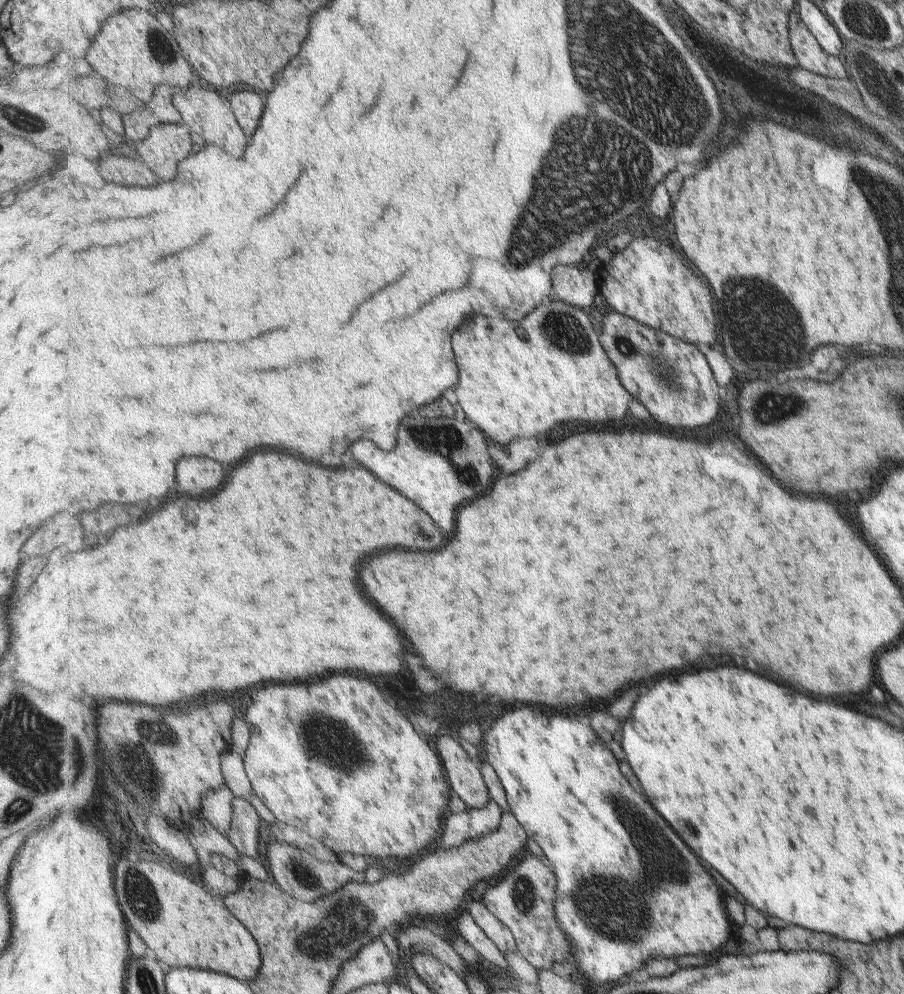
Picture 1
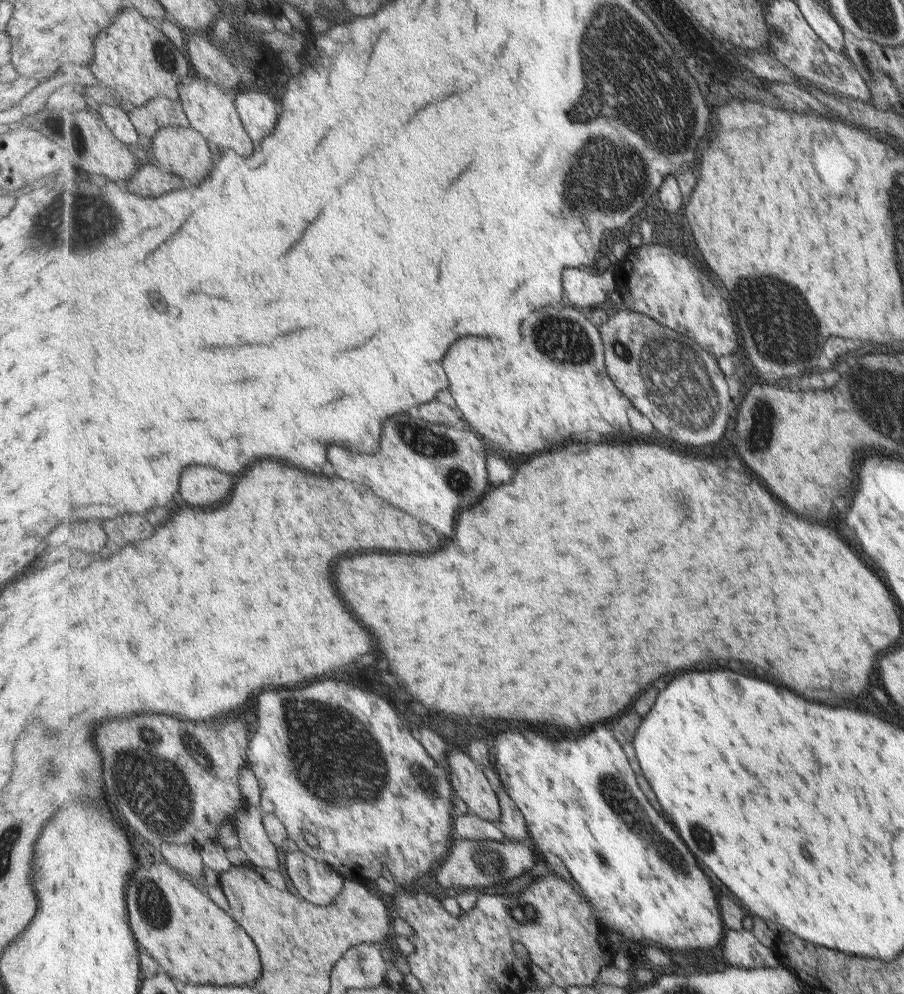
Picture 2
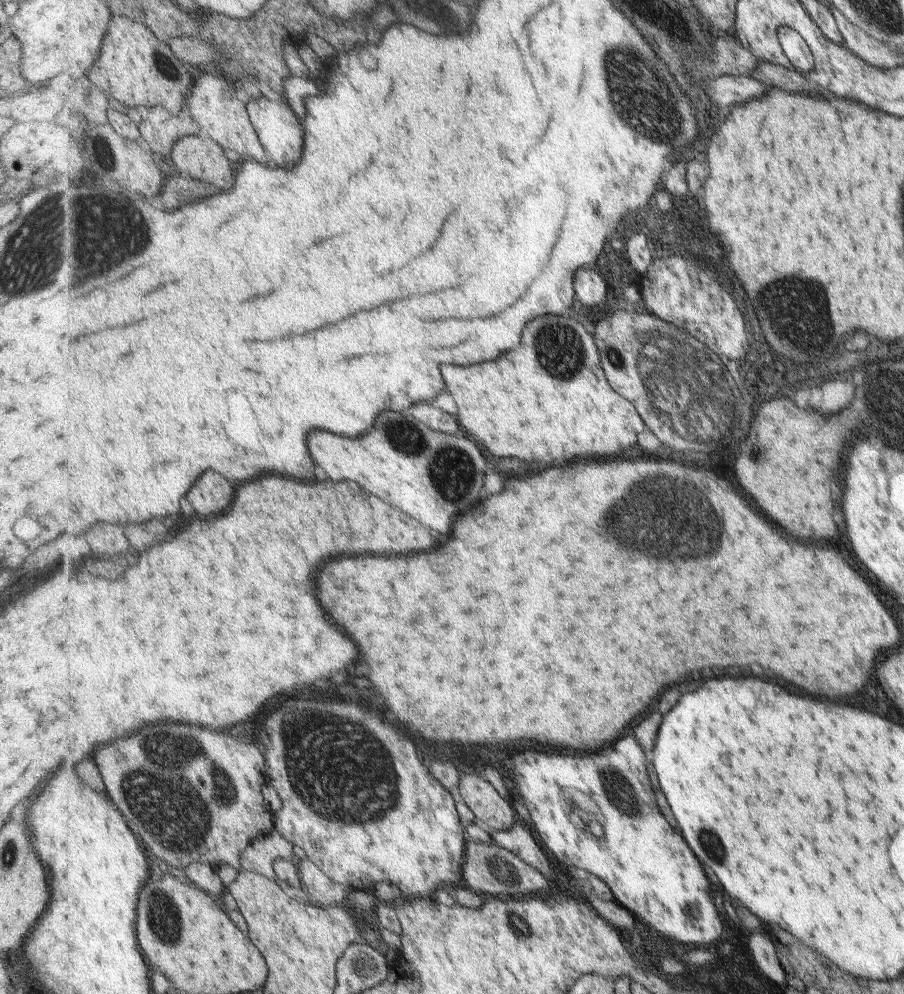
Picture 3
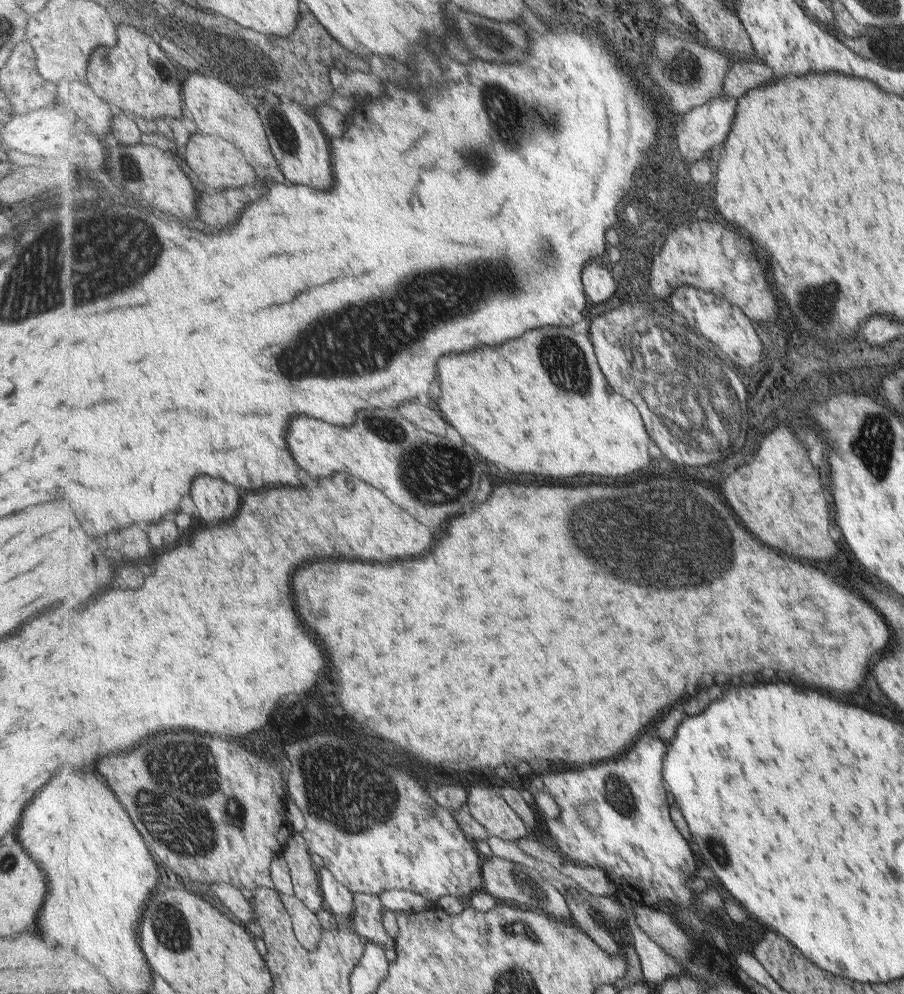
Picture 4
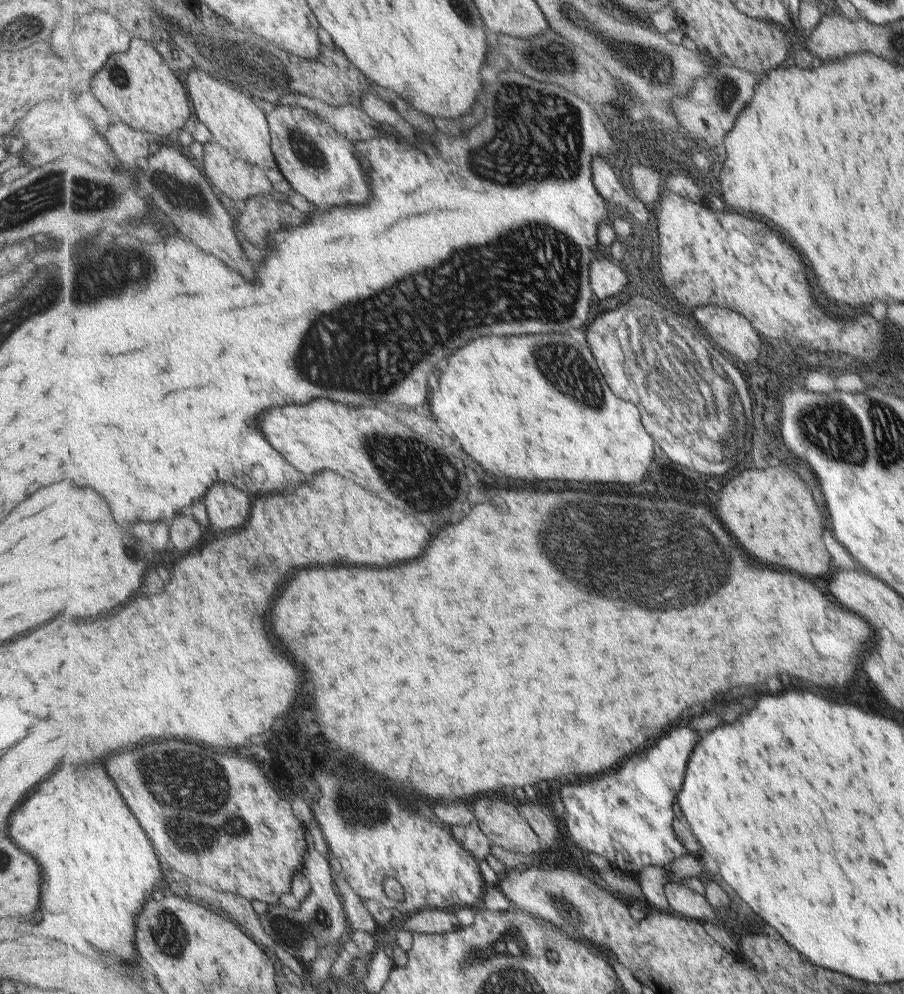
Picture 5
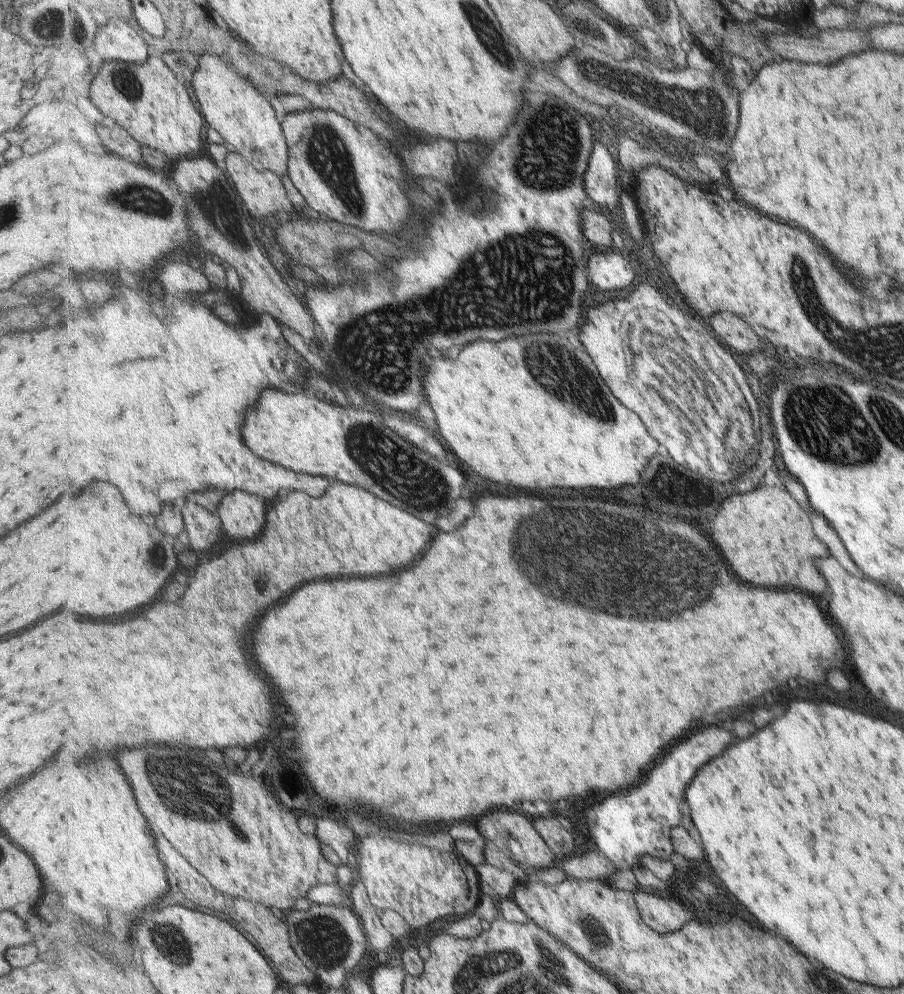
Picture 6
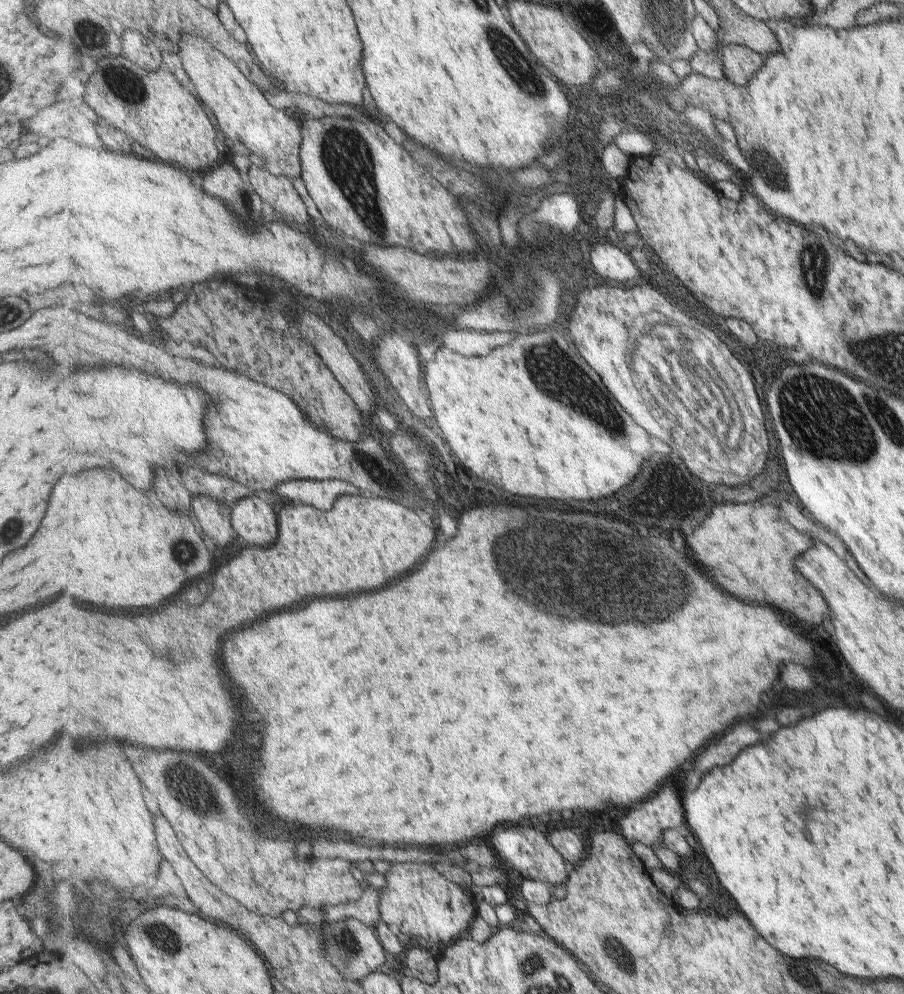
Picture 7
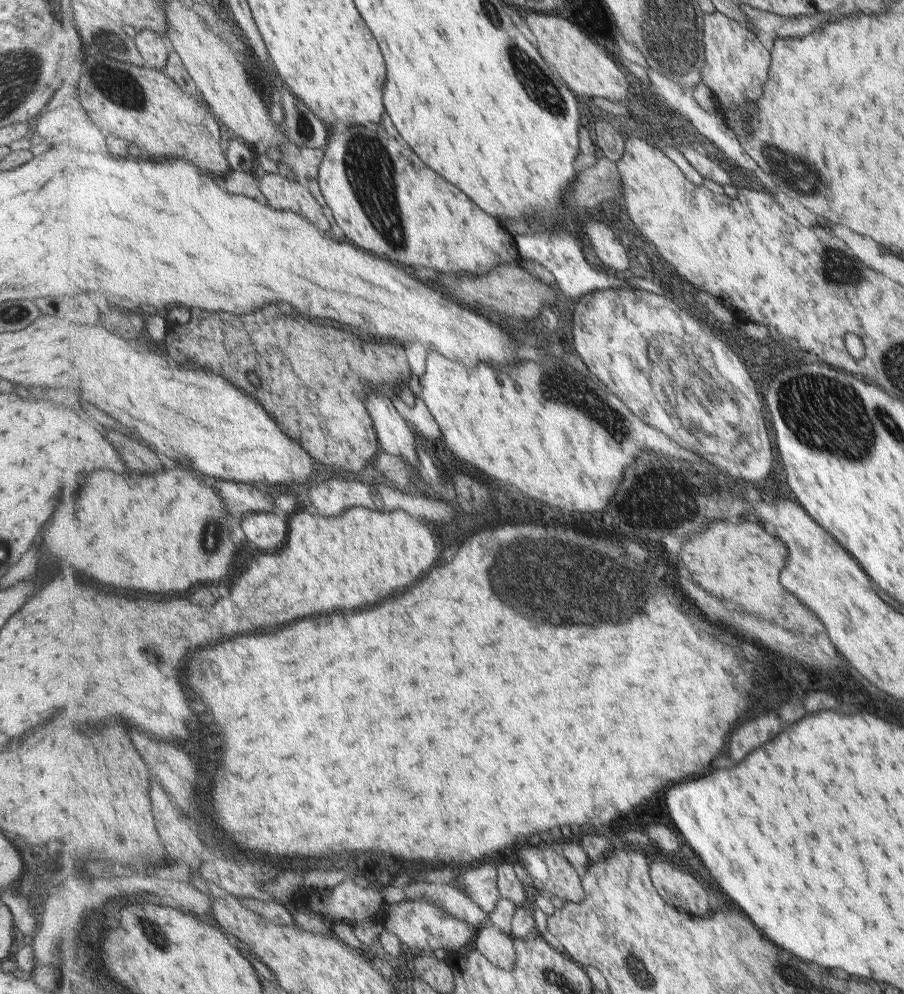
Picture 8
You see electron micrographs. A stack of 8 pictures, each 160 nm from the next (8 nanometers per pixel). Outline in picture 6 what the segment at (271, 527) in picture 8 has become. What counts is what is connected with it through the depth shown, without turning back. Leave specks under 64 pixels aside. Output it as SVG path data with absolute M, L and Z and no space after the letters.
M236 489L223 497L217 513L227 535L235 540L255 538L265 526L265 499Z

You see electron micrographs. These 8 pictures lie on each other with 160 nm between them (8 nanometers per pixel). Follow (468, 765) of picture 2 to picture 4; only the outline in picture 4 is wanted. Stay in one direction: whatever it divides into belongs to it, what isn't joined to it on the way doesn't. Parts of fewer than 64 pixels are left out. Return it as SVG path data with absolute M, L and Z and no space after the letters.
M482 785L472 786L467 804L472 815L489 834L509 842L531 837L528 826L497 789Z

